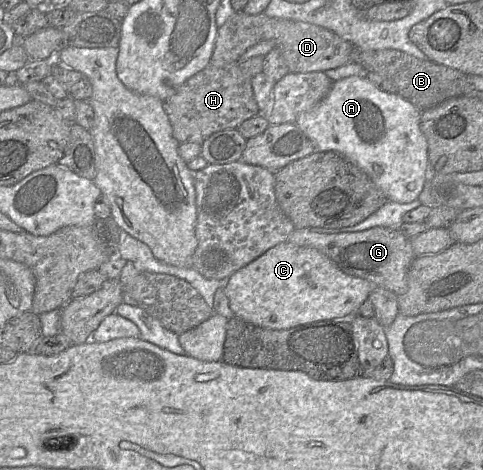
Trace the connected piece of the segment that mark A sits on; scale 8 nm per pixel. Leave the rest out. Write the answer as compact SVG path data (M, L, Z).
M349 76L341 80L334 81L328 94L309 111L302 112L298 115L295 123L304 135L313 143L316 151L327 152L333 151L339 153L354 163L358 168L364 171L373 182L385 193L387 201L408 203L416 200L422 192L426 179L428 179L428 145L426 138L420 128L421 110L412 103L404 99L398 93L388 93L380 90L372 84L366 77Z

